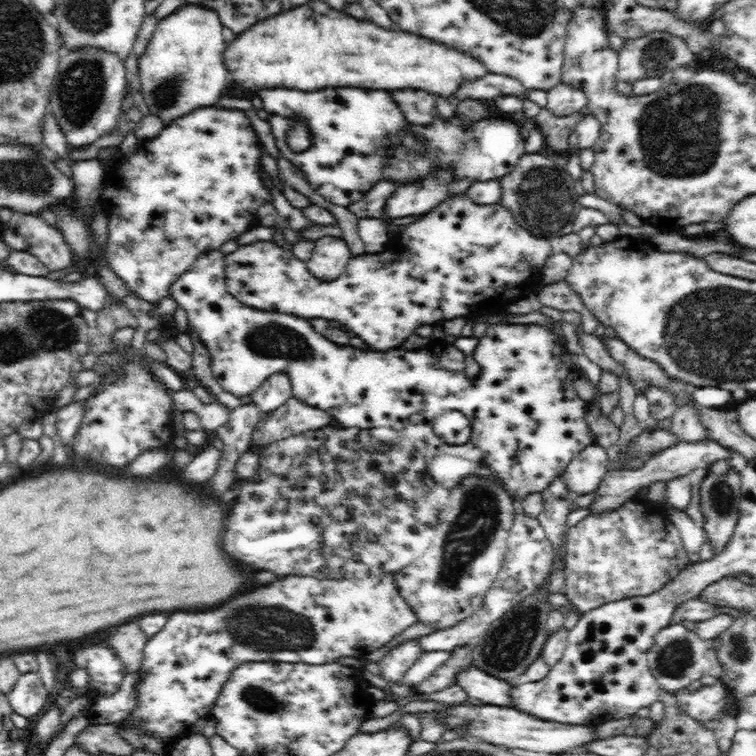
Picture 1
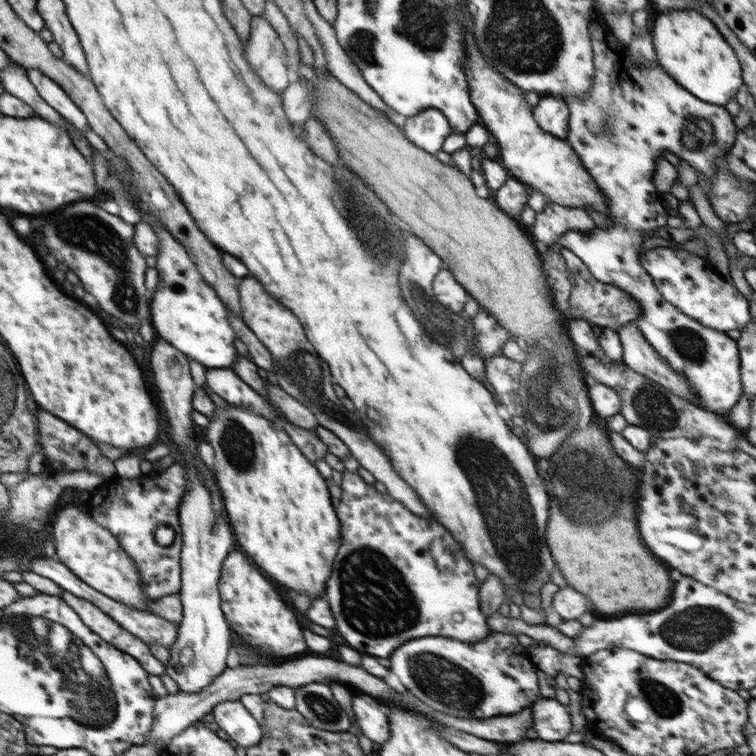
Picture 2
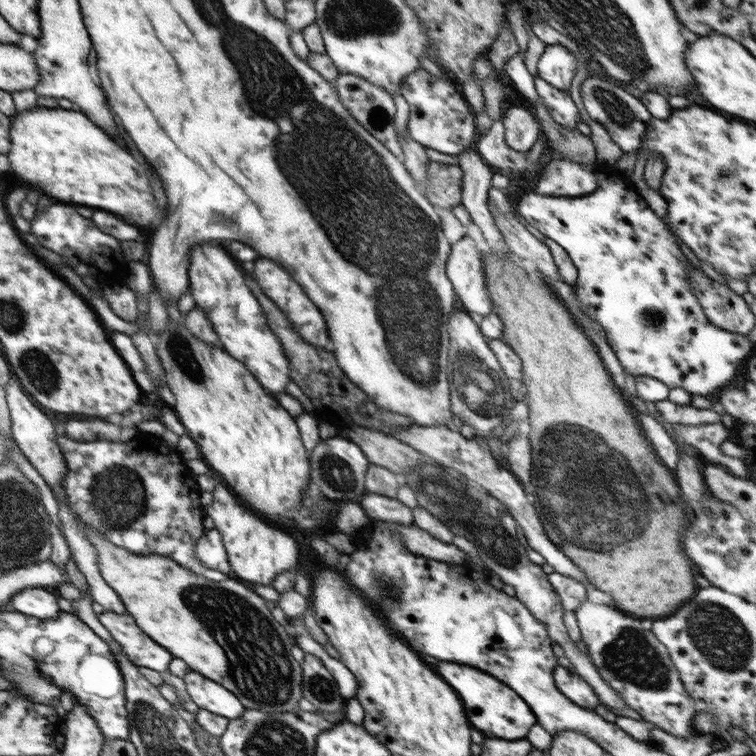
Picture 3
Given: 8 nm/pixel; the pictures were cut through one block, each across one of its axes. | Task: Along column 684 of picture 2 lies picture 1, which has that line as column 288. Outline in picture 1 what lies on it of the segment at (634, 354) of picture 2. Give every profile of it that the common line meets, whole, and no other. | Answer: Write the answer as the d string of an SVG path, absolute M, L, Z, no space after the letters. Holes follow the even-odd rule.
M278 372L268 376L268 380L252 392L251 400L264 413L276 410L292 396L291 380L285 372Z

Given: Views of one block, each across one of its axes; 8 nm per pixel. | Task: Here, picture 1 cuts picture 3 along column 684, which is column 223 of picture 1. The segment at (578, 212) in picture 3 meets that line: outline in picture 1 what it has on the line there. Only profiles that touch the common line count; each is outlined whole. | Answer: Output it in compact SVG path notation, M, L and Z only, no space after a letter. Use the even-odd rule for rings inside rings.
M210 250L208 253L204 253L198 258L188 272L181 274L178 280L172 284L170 288L170 296L176 300L179 308L186 311L188 317L188 327L192 331L198 333L198 337L202 341L202 344L208 349L211 358L212 372L214 378L218 381L218 384L226 391L230 392L238 398L242 396L251 395L256 388L260 388L264 380L268 380L268 376L272 374L278 374L278 372L285 372L288 378L291 380L292 394L300 402L304 402L314 408L320 410L328 410L328 414L332 416L332 420L336 420L342 428L394 428L398 432L408 432L406 438L410 436L412 444L418 448L418 450L426 450L424 456L428 460L432 460L432 478L434 482L442 484L444 488L452 490L454 484L458 484L462 478L466 476L479 476L478 466L480 468L488 468L486 470L489 473L482 473L482 478L497 478L505 491L511 496L511 498L526 498L528 494L532 492L542 492L546 490L556 476L564 474L566 467L574 457L578 455L578 452L582 452L584 448L595 443L594 434L590 430L590 425L584 414L586 414L587 401L582 400L578 393L573 388L572 384L568 386L566 384L566 376L570 374L570 368L562 368L564 366L564 352L562 352L562 343L558 342L558 339L554 336L548 327L544 327L538 324L513 324L513 323L496 323L490 324L486 329L482 337L479 338L478 344L472 352L472 360L476 360L476 364L480 364L480 372L476 372L476 376L468 376L468 372L464 372L464 352L456 352L457 348L443 348L444 352L432 352L432 356L428 354L427 348L415 349L422 350L422 352L406 352L406 350L388 350L388 352L364 352L364 350L358 350L358 348L352 348L352 346L338 346L331 340L322 338L318 332L314 332L310 321L306 322L304 318L296 318L292 314L284 314L283 312L268 312L267 310L260 310L258 308L252 308L246 304L242 304L232 294L228 294L228 287L226 287L225 280L225 256L219 250ZM448 410L460 410L462 414L468 416L468 420L472 422L472 438L468 444L464 446L448 446L444 444L440 438L432 438L432 418L434 416L440 416L442 412L448 412Z

